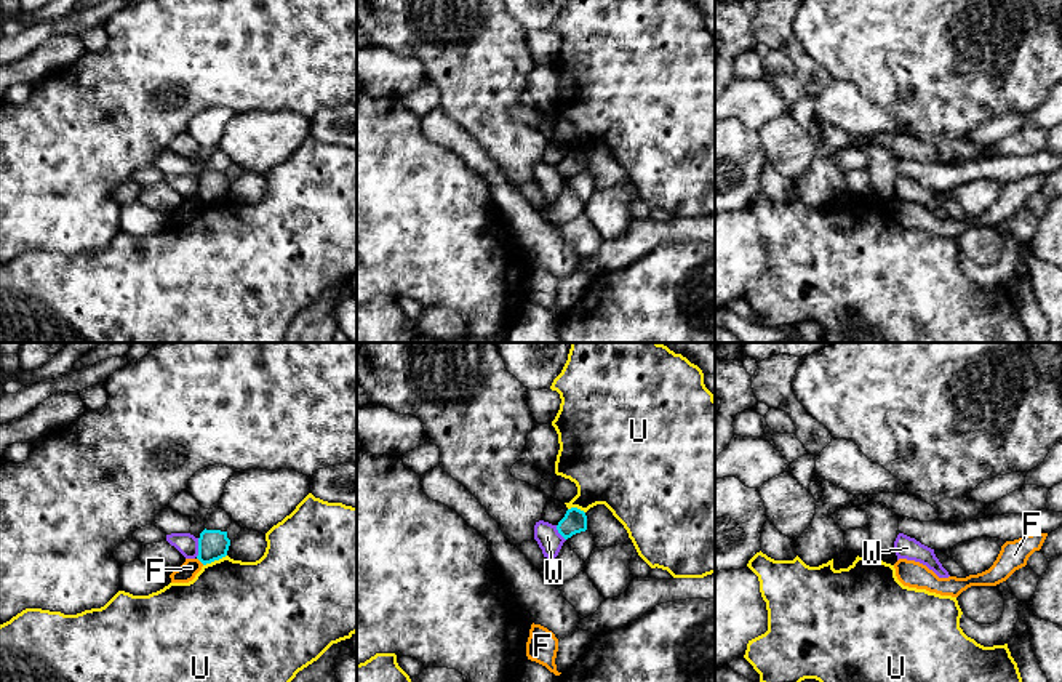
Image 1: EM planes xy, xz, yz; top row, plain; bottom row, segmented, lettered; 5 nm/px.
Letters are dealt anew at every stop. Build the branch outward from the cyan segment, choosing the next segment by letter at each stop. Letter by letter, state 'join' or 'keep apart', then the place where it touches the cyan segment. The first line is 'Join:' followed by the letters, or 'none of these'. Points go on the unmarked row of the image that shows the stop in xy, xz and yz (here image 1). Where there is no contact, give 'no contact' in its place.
Join: none of these
F: keep apart; contact xy (200, 202)
U: keep apart; contact xy (215, 200)
W: keep apart; contact xy (199, 189)

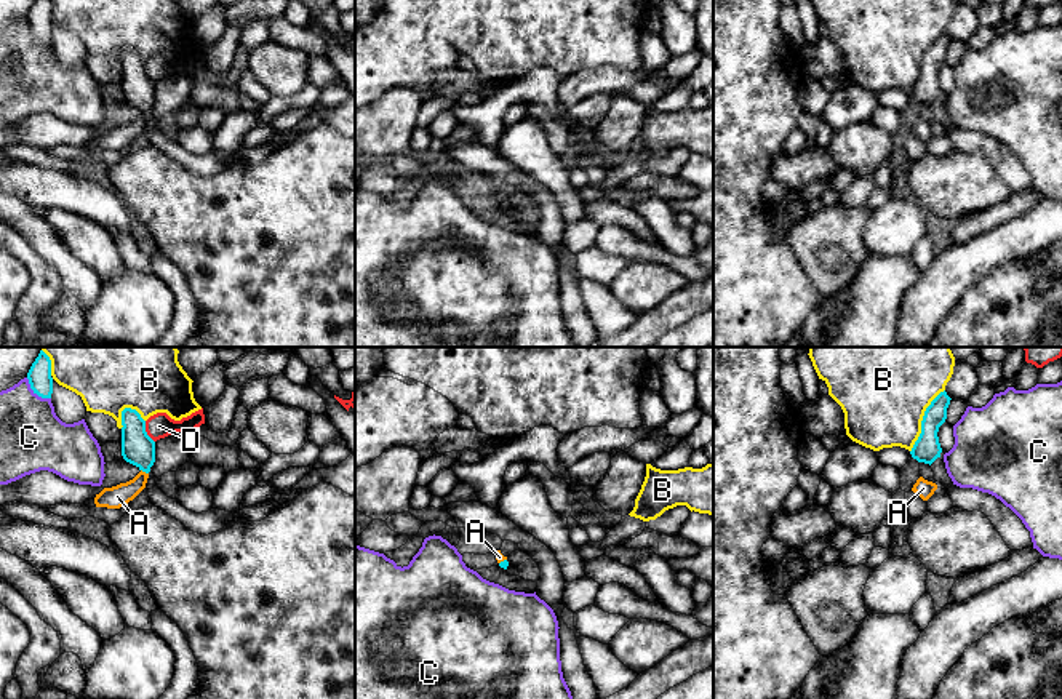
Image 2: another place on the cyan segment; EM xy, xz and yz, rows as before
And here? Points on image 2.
Join: none of these
A: keep apart; contact xy (144, 112)
B: keep apart; contact yz (922, 63)
C: keep apart; contact xy (35, 34)
D: keep apart; contact xy (146, 74)

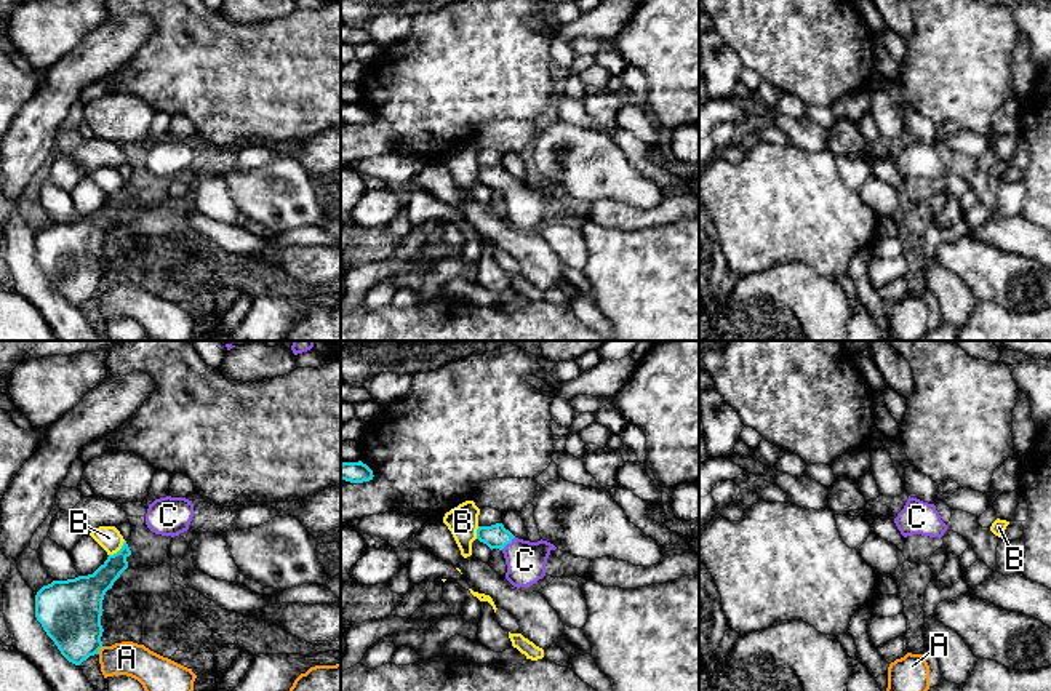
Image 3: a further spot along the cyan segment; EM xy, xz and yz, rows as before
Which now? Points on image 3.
Join: C
A: keep apart; contact xy (99, 290)
B: keep apart; contact xy (119, 192)
C: join; contact xz (507, 184)

